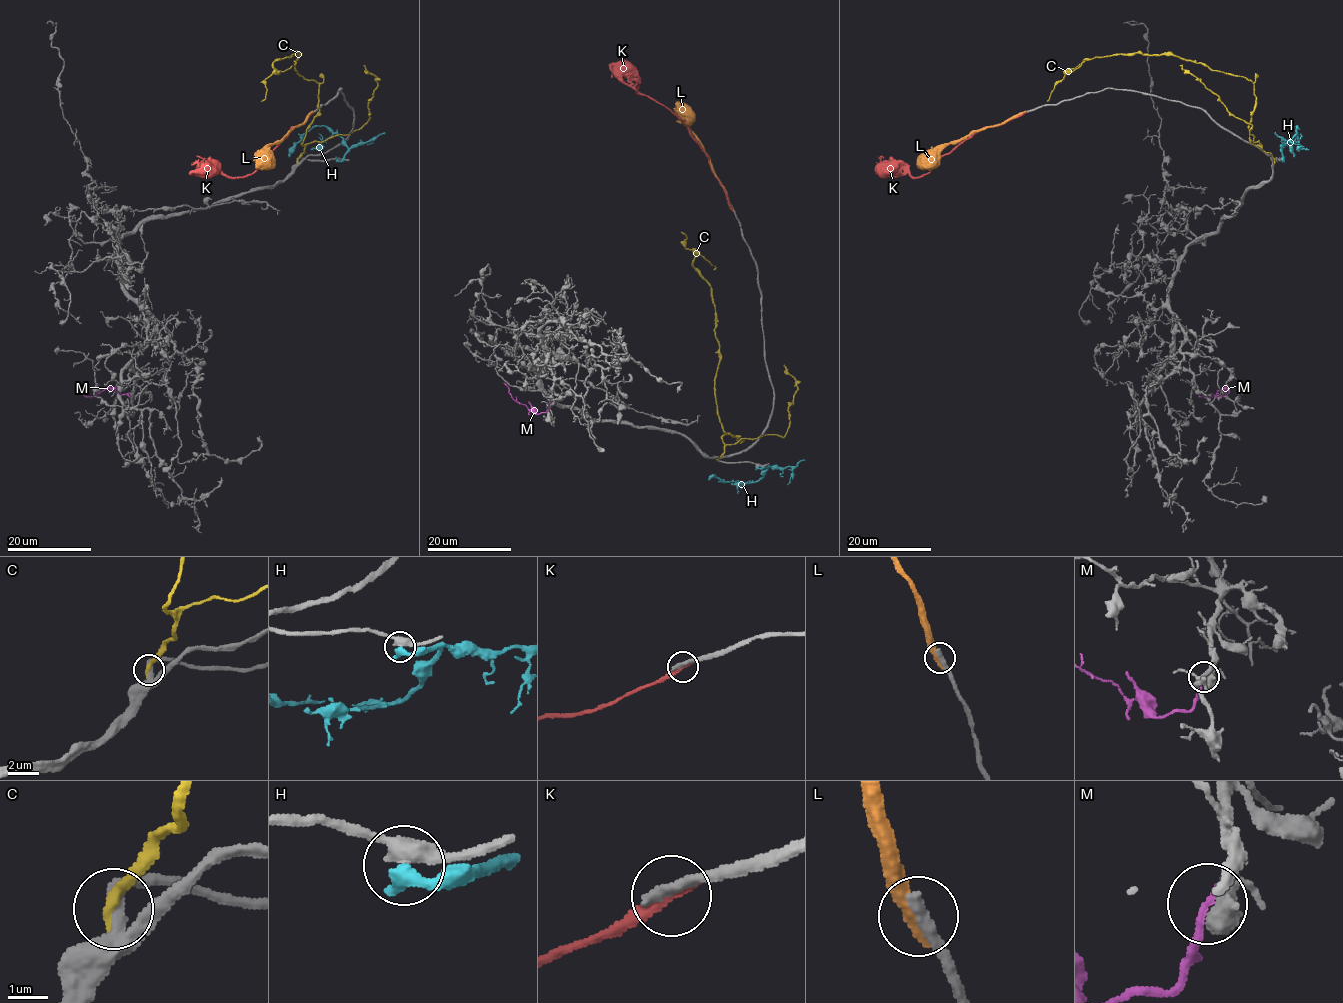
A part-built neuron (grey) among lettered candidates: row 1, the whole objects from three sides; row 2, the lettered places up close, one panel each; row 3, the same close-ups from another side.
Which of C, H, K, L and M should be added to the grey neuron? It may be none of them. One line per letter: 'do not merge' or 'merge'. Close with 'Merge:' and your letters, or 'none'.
C: do not merge
H: do not merge
K: do not merge
L: do not merge
M: do not merge
Merge: none

